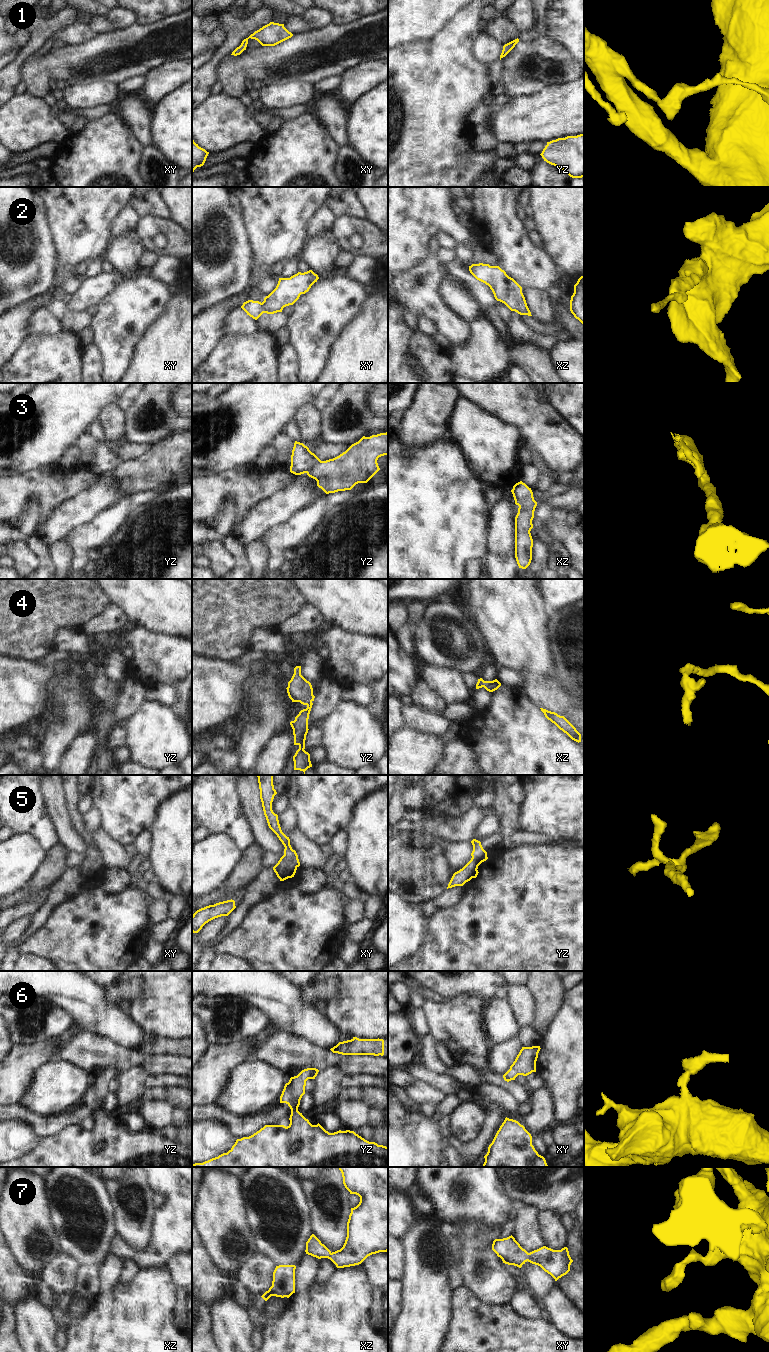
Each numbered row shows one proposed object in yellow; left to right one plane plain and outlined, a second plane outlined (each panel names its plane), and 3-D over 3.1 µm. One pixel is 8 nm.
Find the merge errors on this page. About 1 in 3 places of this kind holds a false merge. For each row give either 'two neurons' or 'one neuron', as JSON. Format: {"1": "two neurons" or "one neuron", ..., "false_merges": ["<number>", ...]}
{"1": "one neuron", "2": "one neuron", "3": "two neurons", "4": "one neuron", "5": "one neuron", "6": "one neuron", "7": "one neuron", "false_merges": ["3"]}

